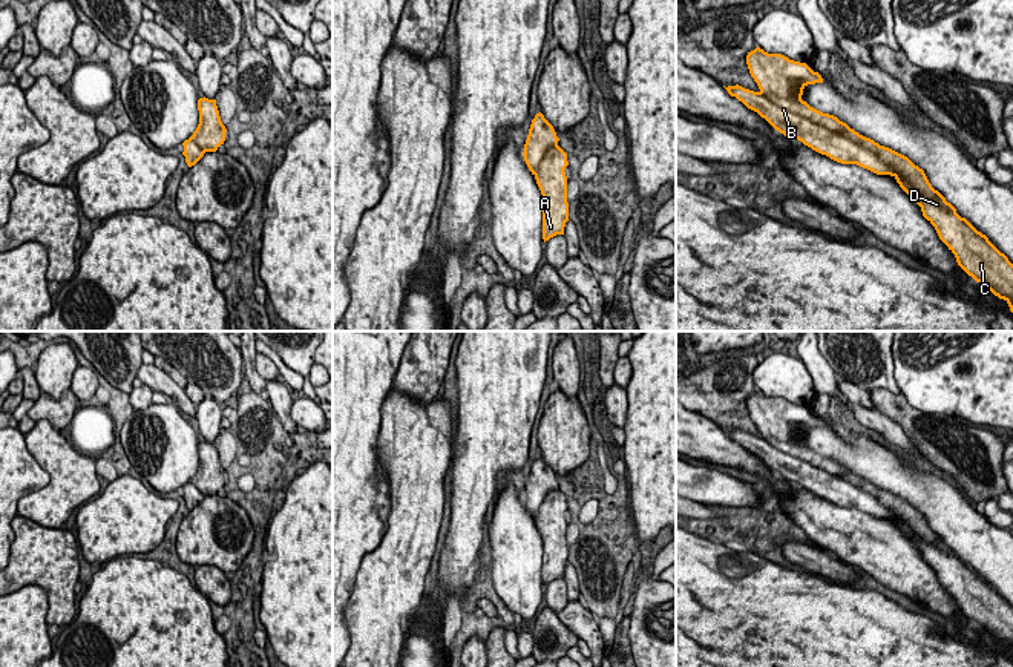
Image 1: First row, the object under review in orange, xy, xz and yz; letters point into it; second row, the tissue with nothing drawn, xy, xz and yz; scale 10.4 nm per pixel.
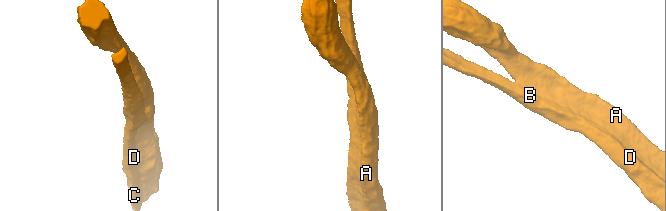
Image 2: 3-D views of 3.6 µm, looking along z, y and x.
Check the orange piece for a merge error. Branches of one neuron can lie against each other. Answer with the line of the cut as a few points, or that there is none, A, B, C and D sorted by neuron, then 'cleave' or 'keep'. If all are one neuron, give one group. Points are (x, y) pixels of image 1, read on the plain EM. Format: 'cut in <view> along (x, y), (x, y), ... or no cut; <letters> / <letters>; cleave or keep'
no cut; A B C D; keep

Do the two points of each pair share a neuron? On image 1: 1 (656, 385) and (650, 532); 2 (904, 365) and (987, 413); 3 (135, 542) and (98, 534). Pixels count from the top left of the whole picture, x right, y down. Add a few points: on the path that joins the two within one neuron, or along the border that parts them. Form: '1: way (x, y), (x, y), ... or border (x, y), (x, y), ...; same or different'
1: way (656, 422), (656, 496); same
2: way (924, 365), (940, 365), (967, 393); same
3: way (126, 542), (112, 542), (108, 537); same

